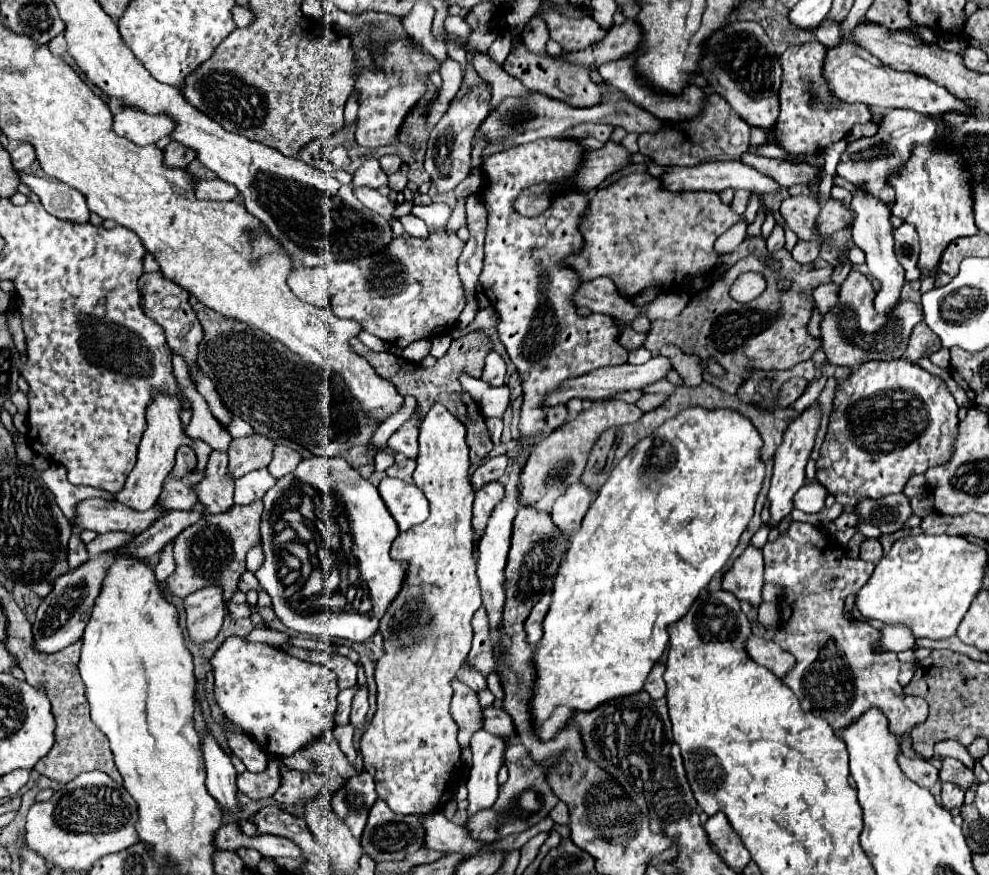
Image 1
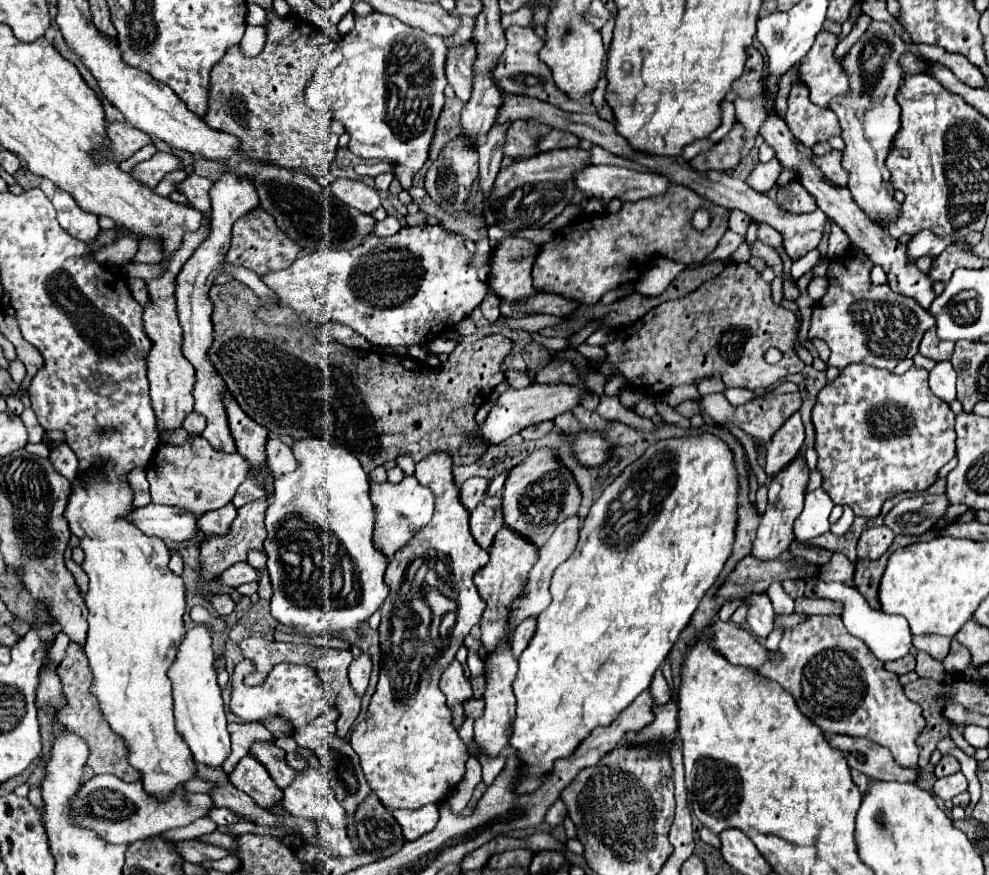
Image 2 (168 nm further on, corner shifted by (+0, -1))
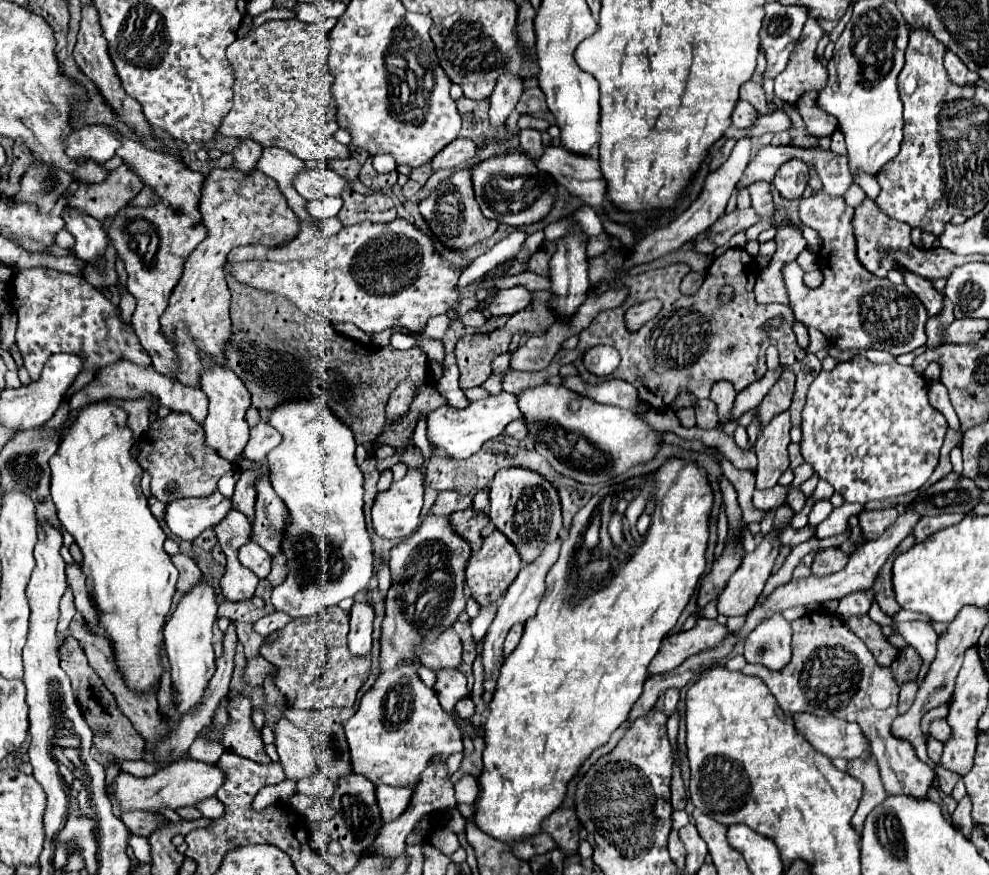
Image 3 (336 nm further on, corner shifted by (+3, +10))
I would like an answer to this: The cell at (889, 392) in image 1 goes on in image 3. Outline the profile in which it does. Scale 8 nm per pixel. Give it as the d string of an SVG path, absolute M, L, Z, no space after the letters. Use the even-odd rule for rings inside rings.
M863 355L839 361L833 371L821 371L811 383L803 409L803 459L819 477L835 487L845 503L869 503L917 491L935 471L939 449L949 429L945 415L929 403L929 383L913 367L893 363L871 363Z

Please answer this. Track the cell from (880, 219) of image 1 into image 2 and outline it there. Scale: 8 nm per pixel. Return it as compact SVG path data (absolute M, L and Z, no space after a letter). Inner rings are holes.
M872 20L866 32L856 40L856 44L842 58L842 68L848 76L848 94L834 96L830 100L830 110L838 116L842 126L842 168L848 172L848 190L854 202L886 230L886 222L894 222L900 204L894 200L894 188L890 184L890 170L886 168L886 158L894 136L900 128L900 106L894 100L900 82L904 78L900 56L906 52L904 40L894 32L888 22Z

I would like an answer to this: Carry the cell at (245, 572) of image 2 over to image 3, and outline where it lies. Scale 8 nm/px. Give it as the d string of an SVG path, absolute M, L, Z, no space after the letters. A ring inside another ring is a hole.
M247 543L243 549L239 549L239 563L251 569L259 579L265 579L271 569L271 555L261 549L257 543Z

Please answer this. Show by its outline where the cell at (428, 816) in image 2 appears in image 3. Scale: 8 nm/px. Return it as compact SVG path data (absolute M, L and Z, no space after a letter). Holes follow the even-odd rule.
M379 785L377 787L377 803L381 809L381 817L385 823L395 821L395 817L401 817L409 803L411 803L413 789L397 789L389 785Z

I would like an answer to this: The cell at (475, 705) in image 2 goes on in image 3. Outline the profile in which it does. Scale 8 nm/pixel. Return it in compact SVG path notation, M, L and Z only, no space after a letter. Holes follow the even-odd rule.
M443 669L437 673L437 683L435 683L435 693L439 697L441 707L451 713L451 707L455 707L457 701L463 697L469 697L471 691L467 689L467 679L461 671L455 669Z

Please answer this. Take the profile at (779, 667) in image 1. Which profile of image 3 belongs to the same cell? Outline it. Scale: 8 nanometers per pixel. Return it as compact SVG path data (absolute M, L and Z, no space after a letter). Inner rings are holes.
M699 619L693 629L667 637L667 641L661 645L659 653L649 665L649 675L667 673L681 665L687 657L693 657L695 653L707 649L715 649L729 635L731 631L727 629L727 625L721 625L715 619Z

